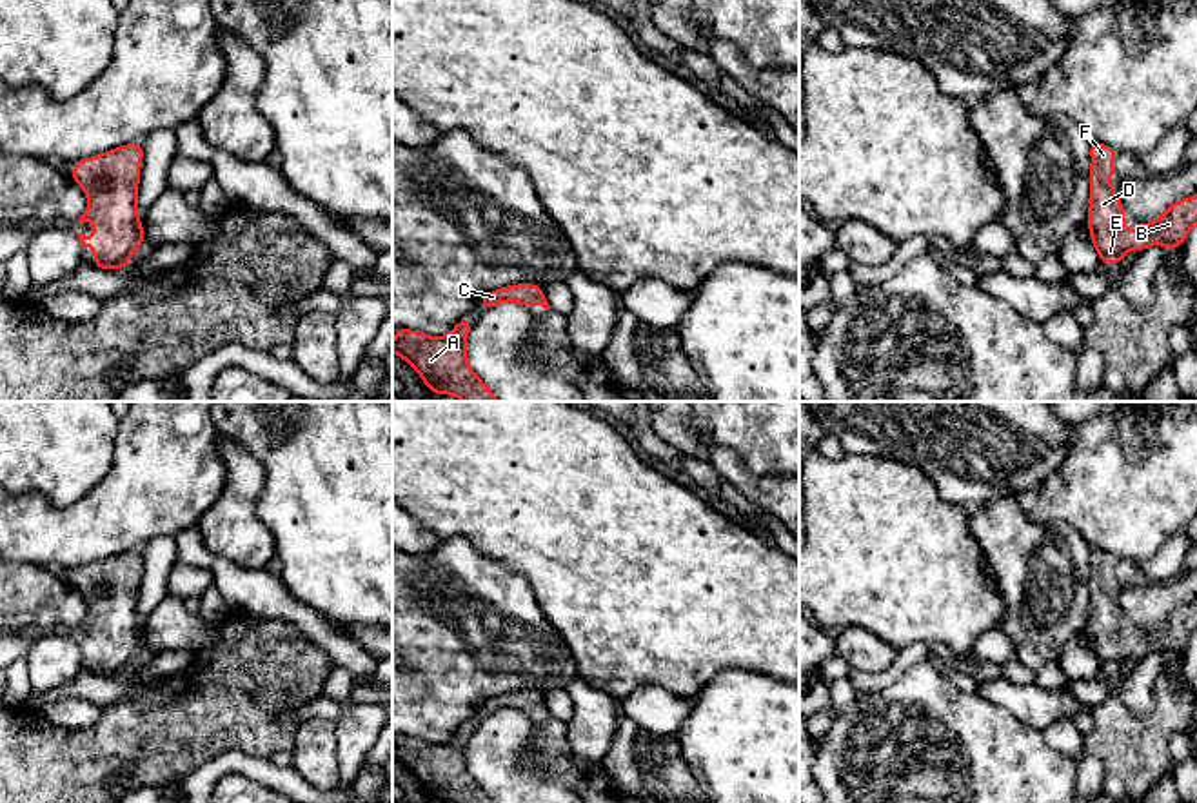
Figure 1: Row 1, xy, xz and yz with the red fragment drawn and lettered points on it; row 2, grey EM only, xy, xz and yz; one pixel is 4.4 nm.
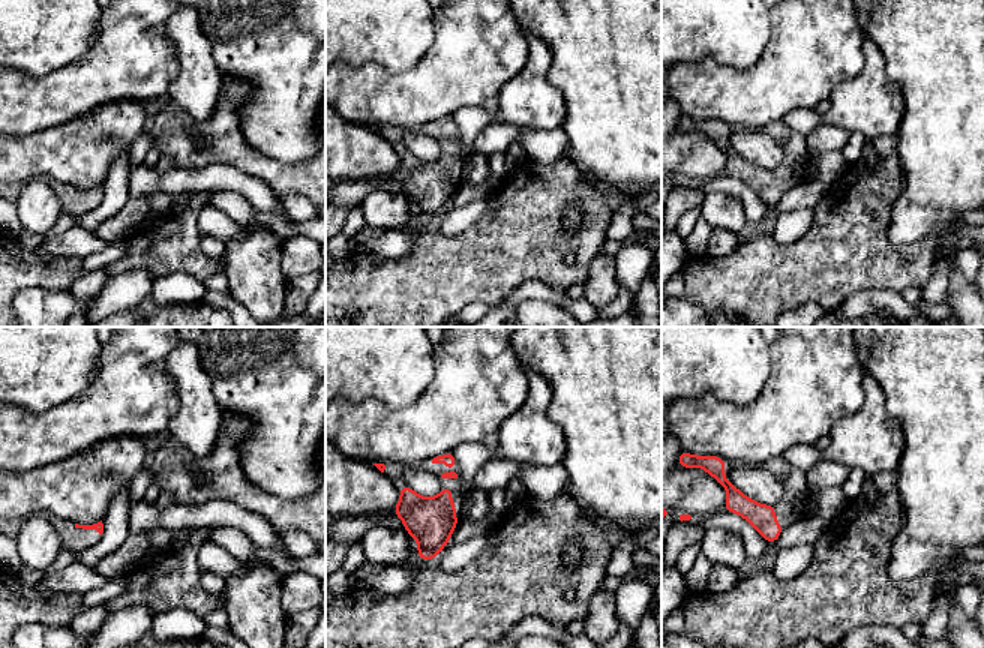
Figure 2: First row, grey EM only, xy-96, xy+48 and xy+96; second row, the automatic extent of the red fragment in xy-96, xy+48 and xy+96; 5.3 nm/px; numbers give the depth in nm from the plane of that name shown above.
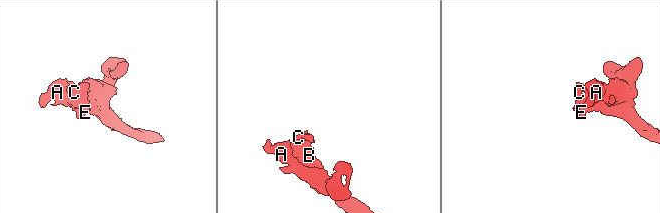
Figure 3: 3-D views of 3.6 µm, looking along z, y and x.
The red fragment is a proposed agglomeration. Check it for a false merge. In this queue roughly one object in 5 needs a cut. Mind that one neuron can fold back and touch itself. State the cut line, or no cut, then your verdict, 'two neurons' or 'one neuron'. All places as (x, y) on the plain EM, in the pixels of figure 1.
no cut; one neuron

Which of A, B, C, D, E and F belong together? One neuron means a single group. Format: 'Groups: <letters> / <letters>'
Groups: A B C D E F

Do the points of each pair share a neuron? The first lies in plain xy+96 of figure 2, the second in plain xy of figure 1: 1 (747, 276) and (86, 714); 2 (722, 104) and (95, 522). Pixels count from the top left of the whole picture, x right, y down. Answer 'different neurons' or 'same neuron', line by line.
1: different neurons
2: same neuron

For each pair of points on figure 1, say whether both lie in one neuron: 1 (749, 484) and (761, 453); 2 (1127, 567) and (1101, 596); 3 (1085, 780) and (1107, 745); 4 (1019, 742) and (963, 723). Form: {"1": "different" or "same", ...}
{"1": "different", "2": "same", "3": "different", "4": "same"}

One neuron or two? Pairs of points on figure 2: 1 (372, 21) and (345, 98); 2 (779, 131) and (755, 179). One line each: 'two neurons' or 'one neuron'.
1: two neurons
2: one neuron

